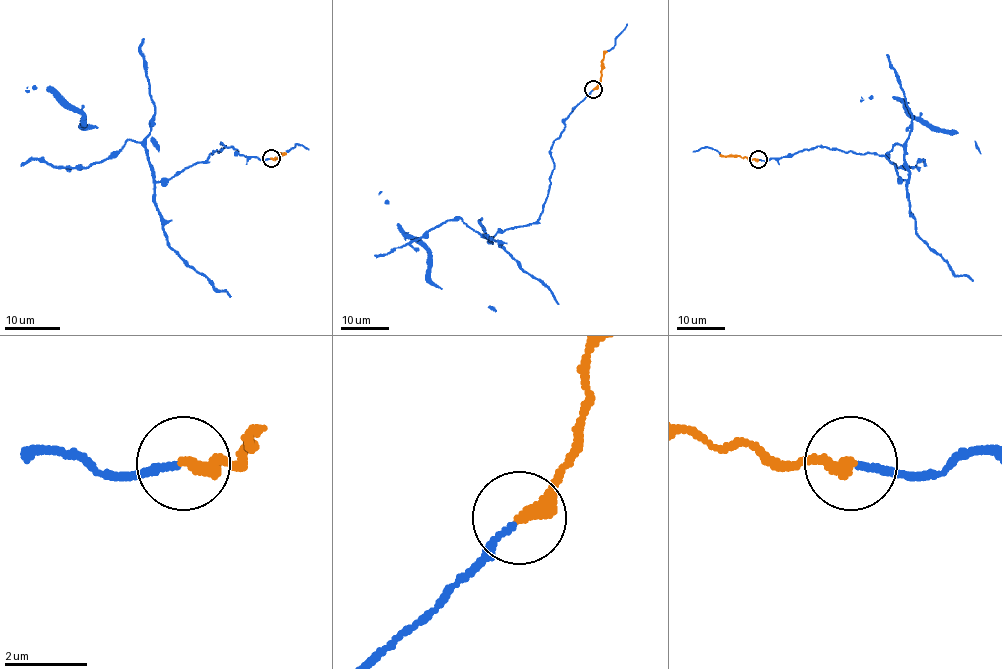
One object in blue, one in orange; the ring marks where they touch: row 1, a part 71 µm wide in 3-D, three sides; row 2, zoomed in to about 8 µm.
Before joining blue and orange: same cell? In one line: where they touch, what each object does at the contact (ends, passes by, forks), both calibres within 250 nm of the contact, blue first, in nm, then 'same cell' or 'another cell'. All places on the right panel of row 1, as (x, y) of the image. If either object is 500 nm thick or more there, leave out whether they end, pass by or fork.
at (758, 159); blue ends there; orange ends there; 160 nm thick on the blue side, 340 nm on the other; same cell

